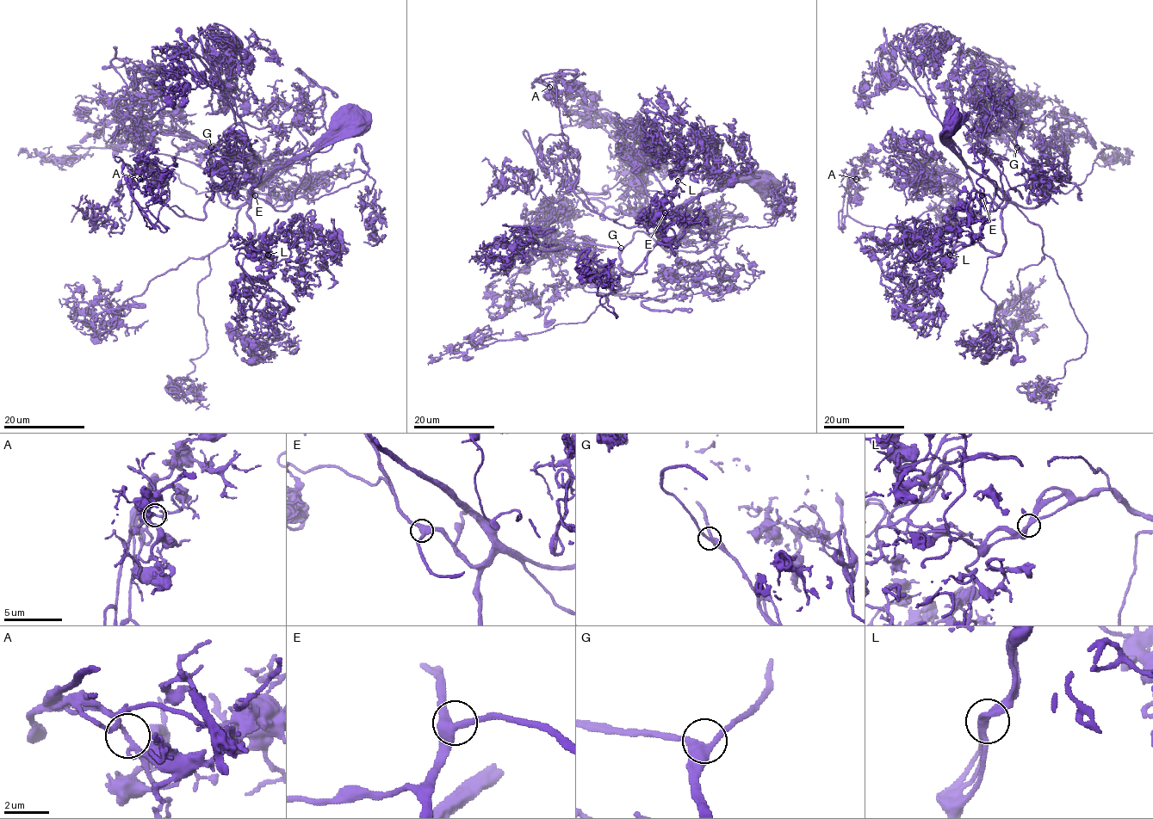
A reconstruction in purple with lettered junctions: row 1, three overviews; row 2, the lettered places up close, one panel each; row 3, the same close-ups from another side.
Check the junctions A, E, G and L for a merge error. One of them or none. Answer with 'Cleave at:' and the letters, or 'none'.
Cleave at: none

